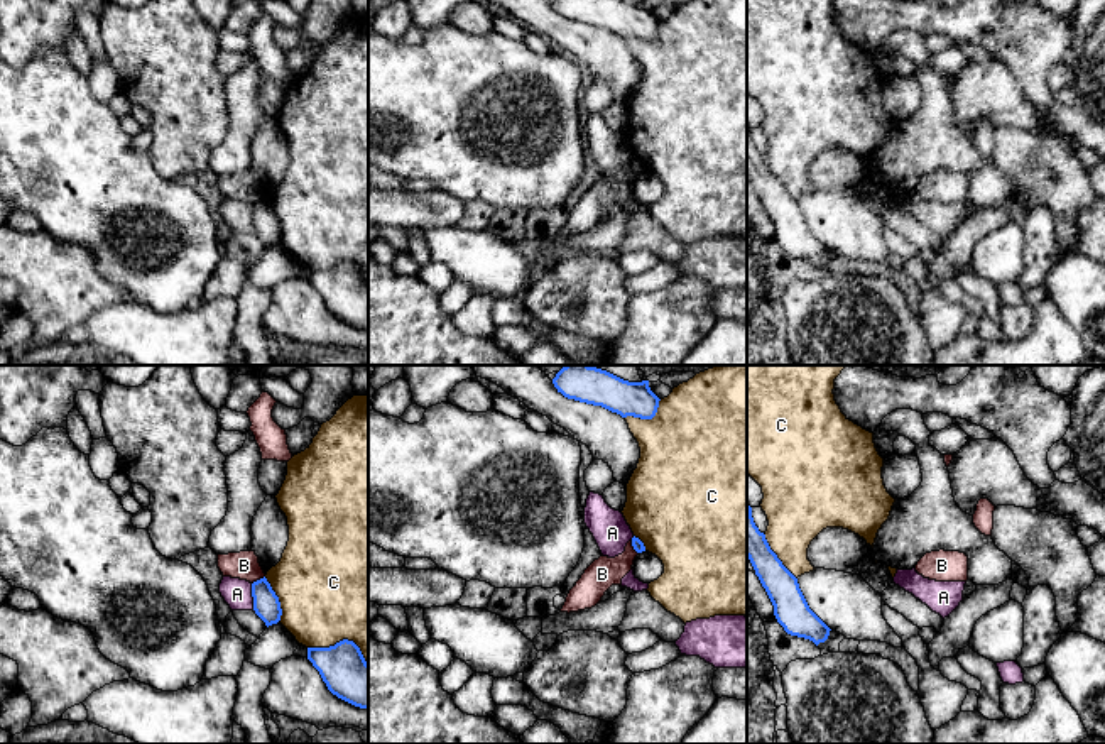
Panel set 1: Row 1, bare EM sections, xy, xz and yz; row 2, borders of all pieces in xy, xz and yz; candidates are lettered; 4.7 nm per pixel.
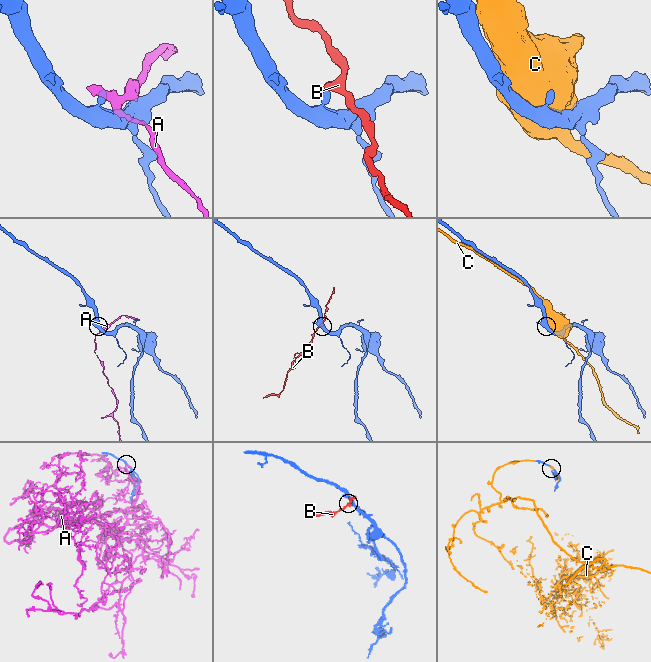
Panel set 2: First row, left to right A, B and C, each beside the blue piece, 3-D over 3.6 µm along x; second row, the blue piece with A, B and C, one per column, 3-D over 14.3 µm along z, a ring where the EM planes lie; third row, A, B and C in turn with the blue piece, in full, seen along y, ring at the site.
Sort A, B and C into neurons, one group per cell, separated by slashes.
A / B / C

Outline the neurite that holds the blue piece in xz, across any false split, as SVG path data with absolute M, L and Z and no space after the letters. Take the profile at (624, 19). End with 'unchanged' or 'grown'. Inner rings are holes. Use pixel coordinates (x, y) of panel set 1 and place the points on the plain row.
M552 0L554 8L568 20L601 27L622 39L652 41L659 19L649 2L629 3L623 0Z; unchanged

